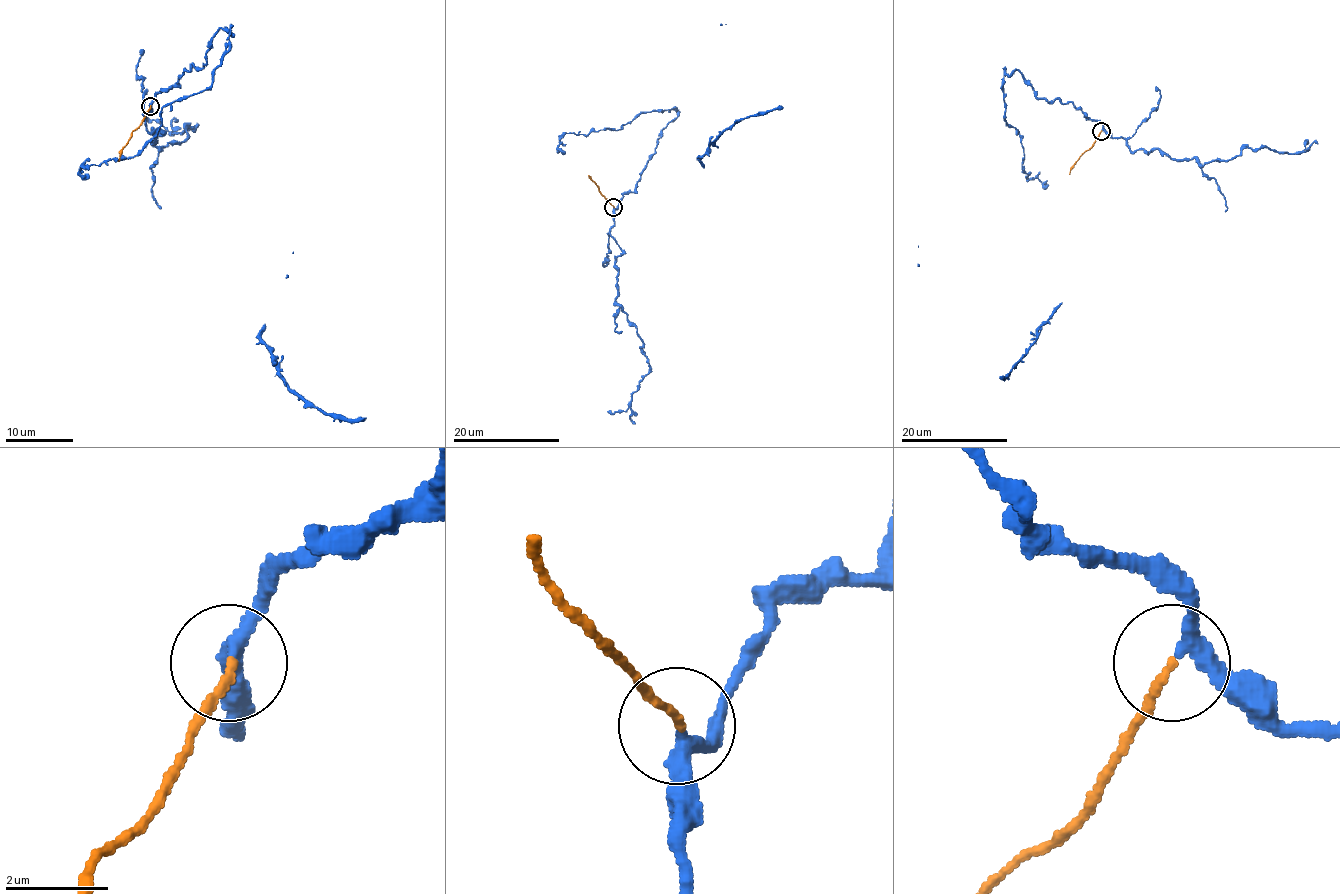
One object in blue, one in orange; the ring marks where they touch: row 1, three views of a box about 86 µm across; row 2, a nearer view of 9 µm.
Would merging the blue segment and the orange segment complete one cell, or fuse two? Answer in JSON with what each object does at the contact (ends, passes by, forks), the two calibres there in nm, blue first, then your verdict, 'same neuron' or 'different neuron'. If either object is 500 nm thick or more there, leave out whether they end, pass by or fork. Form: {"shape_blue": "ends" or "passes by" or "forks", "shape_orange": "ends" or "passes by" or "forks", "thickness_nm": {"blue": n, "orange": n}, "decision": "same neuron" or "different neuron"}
{"shape_blue": "passes by", "shape_orange": "ends", "thickness_nm": {"blue": 280, "orange": 160}, "decision": "different neuron"}

